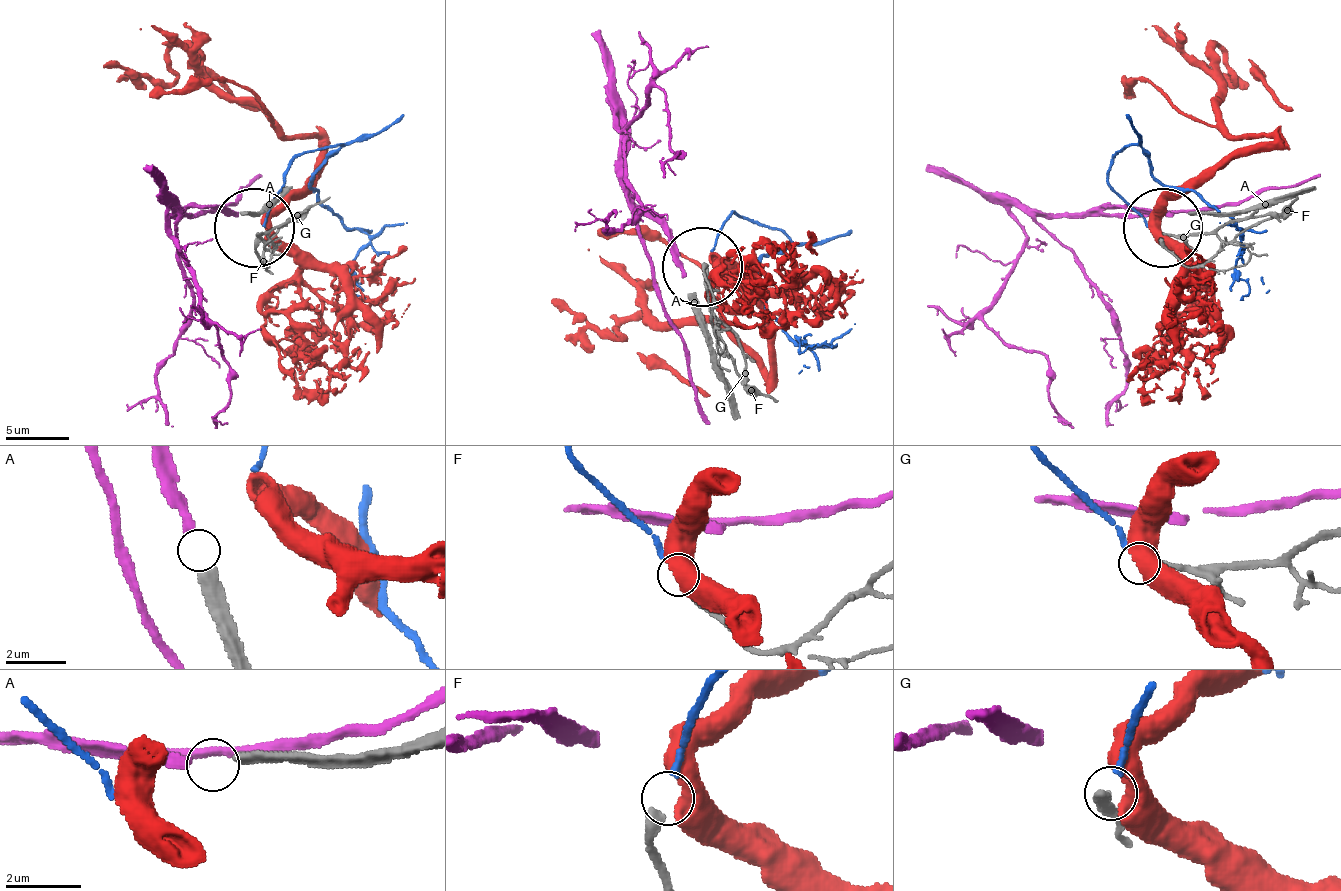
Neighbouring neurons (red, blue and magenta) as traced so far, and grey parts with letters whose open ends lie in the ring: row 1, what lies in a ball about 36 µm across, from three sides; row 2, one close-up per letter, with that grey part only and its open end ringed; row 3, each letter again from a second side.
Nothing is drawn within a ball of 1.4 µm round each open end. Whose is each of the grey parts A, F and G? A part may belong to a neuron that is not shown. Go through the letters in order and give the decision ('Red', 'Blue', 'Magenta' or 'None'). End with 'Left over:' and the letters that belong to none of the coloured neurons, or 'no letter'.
A: Magenta
F: Blue
G: None
Left over: G

